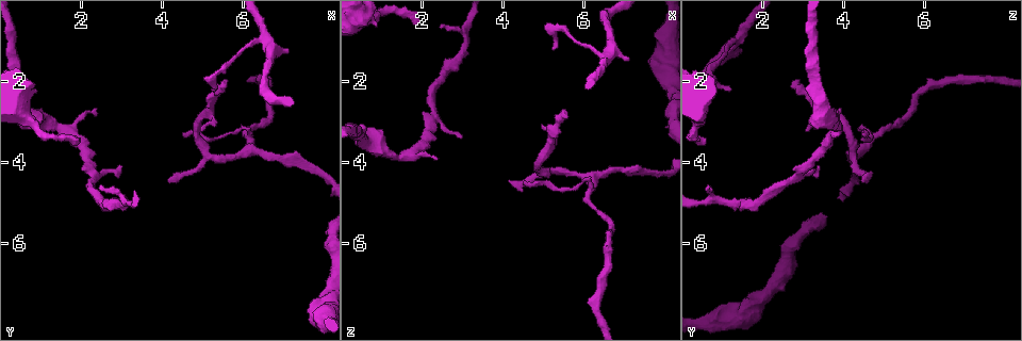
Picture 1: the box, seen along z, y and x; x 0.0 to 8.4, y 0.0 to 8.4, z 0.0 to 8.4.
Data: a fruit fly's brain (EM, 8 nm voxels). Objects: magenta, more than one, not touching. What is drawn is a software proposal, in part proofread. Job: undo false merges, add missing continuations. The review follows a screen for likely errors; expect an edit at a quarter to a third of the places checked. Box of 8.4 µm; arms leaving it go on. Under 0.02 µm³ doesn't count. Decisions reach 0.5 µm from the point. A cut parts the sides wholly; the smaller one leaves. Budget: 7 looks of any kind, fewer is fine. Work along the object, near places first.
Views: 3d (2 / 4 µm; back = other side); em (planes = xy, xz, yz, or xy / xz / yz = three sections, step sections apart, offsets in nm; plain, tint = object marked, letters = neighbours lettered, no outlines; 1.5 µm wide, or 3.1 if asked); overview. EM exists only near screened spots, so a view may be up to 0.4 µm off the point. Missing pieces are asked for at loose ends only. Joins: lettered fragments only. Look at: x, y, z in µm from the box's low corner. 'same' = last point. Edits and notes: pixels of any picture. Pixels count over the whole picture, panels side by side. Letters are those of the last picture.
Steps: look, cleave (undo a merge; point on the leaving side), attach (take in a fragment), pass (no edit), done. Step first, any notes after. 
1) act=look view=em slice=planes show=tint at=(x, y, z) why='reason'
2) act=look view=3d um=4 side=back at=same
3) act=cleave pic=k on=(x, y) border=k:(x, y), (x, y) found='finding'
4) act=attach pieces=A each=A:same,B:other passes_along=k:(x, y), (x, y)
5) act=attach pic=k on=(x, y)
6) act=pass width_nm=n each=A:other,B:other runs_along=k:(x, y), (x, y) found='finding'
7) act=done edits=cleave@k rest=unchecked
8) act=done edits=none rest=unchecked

act=look view=3d um=4 side=back at=(5.55, 1.90, 2.90) why='free end'

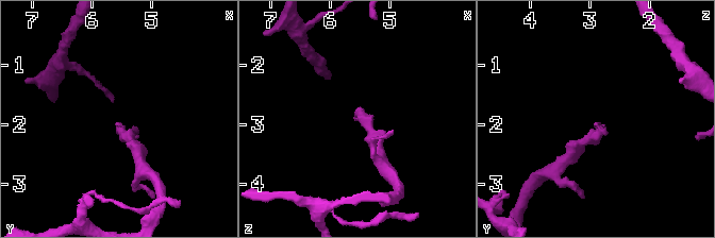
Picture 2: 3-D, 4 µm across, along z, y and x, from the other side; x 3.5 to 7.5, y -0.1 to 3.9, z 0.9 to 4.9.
act=look view=em slice=planes show=tint at=(5.60, 1.95, 2.95) why='shape alone is not enough'

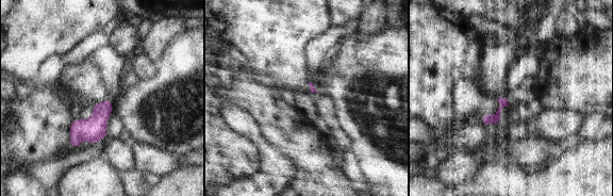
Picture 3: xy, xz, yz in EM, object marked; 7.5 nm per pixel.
act=look view=em slice=planes show=letters at=same

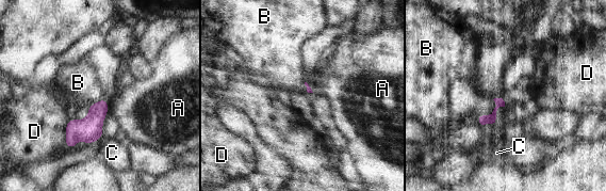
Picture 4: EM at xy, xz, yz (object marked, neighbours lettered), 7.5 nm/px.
act=pass longest_contact=B:130nm each=A:other,B:other,C:other,D:other border=4:(108, 101), (109, 109) found='none of them fits'

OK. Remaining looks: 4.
act=look view=em slice=planes show=letters at=(6.50, 1.10, 1.25) why='sharp bend'

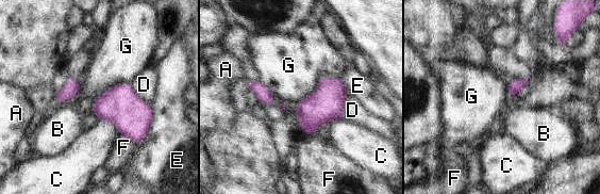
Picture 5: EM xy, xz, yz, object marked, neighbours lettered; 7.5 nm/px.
act=pass each=A:other,B:other,C:other,D:other,E:other,F:other,G:other border=5:(339, 77), (321, 76), (296, 103) found='one neuron here'

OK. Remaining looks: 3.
act=look view=3d um=4 at=(2.00, 3.45, 0.55) why='end of a long branch'

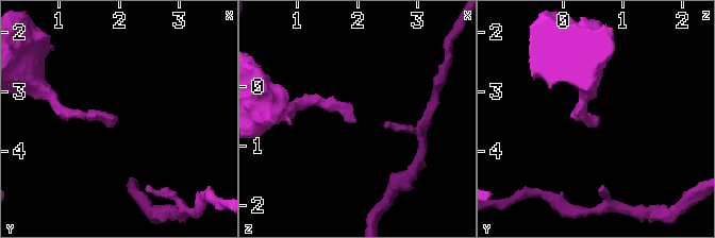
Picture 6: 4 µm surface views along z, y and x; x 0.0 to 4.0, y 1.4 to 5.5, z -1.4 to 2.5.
act=look view=em slice=planes show=tint at=(2.00, 3.45, 0.60)

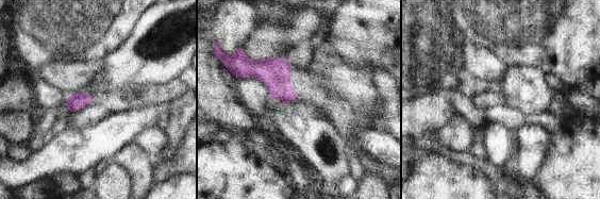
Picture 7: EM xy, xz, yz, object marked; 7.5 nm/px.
act=look view=em slice=planes show=letters at=same why='see the neighbours'

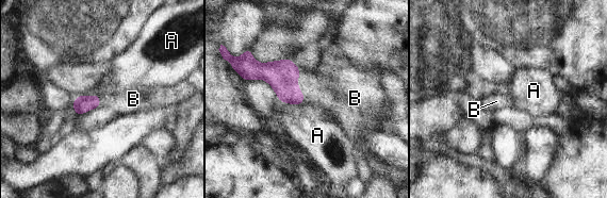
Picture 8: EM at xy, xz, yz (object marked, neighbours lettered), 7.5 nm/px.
act=attach pieces=B each=A:other,B:same found='it goes on there'

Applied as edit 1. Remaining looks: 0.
act=done edits=attach@8 rest=unchecked

